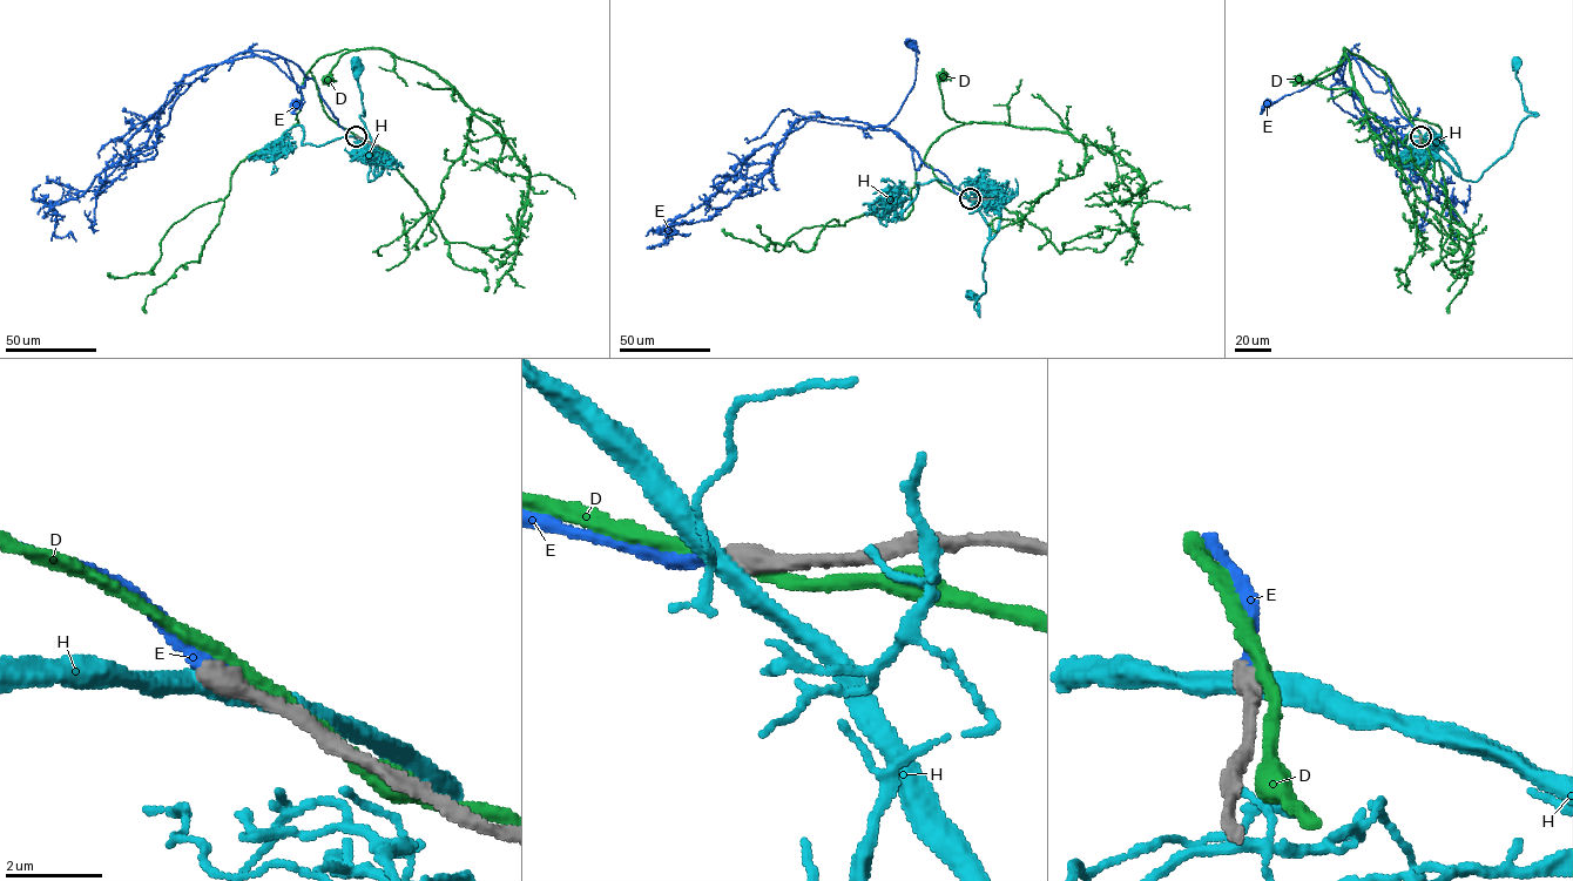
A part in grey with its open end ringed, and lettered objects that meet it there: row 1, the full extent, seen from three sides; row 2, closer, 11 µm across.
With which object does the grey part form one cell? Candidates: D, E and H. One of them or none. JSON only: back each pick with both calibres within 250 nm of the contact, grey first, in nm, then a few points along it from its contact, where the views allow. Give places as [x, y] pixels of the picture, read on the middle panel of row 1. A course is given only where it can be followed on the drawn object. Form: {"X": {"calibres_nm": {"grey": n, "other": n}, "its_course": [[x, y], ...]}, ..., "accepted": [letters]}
{"E": {"calibres_nm": {"grey": 500, "other": 320}, "its_course": [[971, 198], [959, 196], [945, 176], [883, 127], [913, 86], [917, 55], [911, 45]]}, "accepted": ["E"]}

